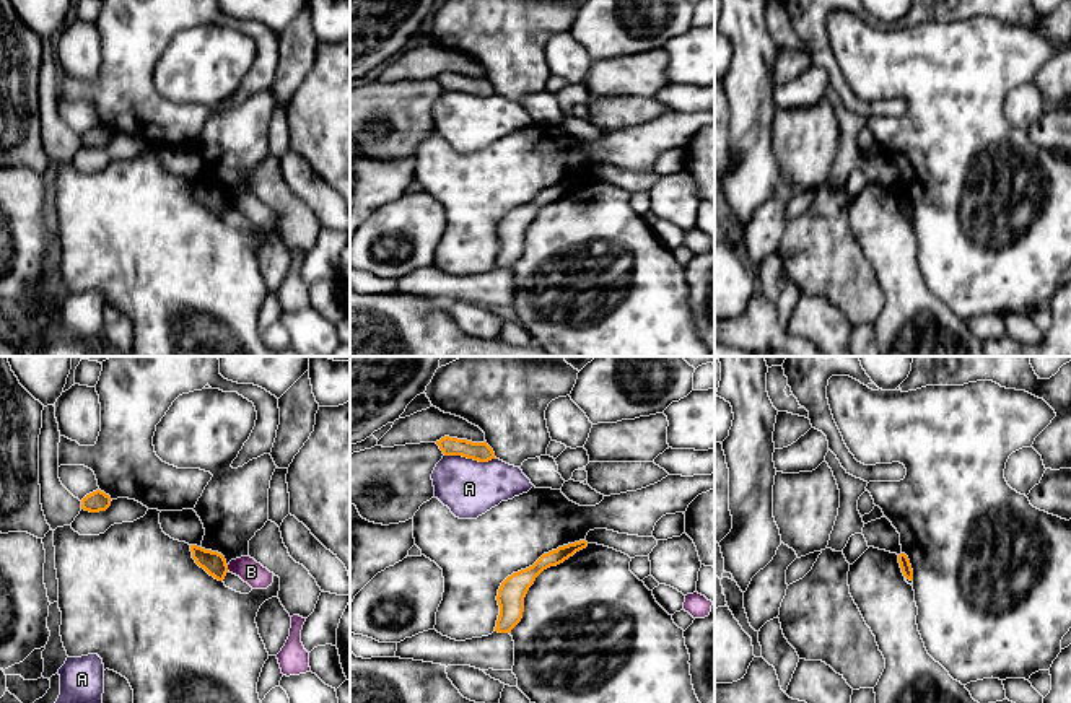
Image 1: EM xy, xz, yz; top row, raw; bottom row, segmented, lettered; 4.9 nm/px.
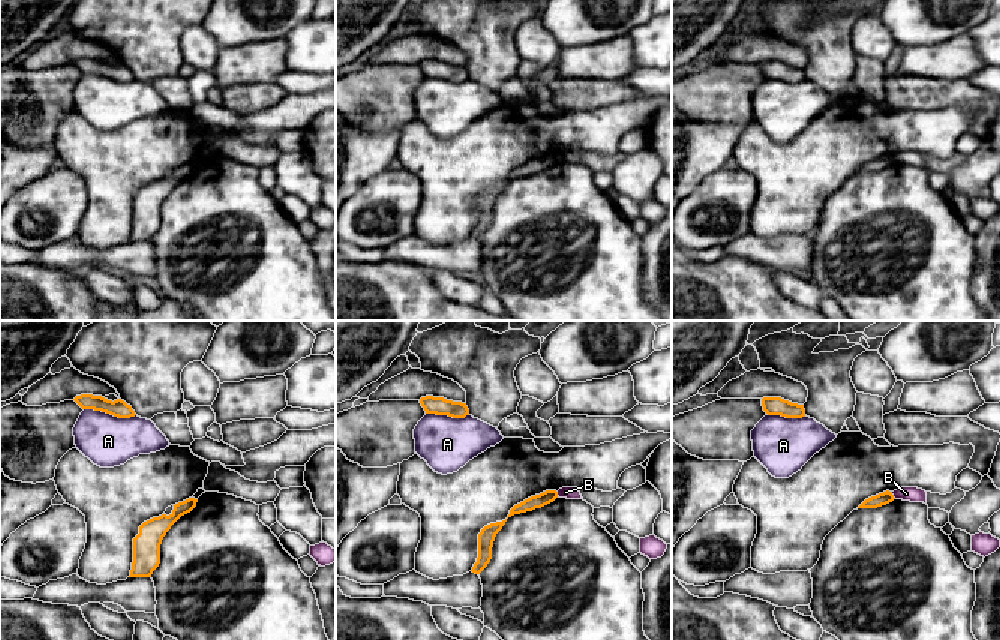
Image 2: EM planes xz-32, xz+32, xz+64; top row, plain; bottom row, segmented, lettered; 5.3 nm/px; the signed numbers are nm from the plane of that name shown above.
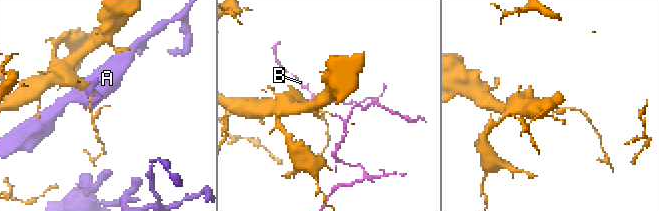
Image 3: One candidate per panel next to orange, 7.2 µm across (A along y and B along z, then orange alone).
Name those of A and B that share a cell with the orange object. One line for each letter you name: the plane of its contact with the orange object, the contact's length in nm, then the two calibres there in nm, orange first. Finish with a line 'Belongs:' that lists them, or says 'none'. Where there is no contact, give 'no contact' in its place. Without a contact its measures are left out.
Belongs: none

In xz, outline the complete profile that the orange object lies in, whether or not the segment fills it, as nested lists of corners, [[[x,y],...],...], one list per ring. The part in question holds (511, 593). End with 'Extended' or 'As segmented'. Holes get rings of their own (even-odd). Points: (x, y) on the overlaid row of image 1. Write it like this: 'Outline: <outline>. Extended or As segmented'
Outline: [[[586,540],[568,544],[544,553],[532,566],[513,573],[508,576],[498,589],[500,615],[495,631],[511,633],[511,630],[521,622],[524,612],[524,597],[536,578],[547,568],[557,566],[573,557],[576,552],[588,547]]]. As segmented

